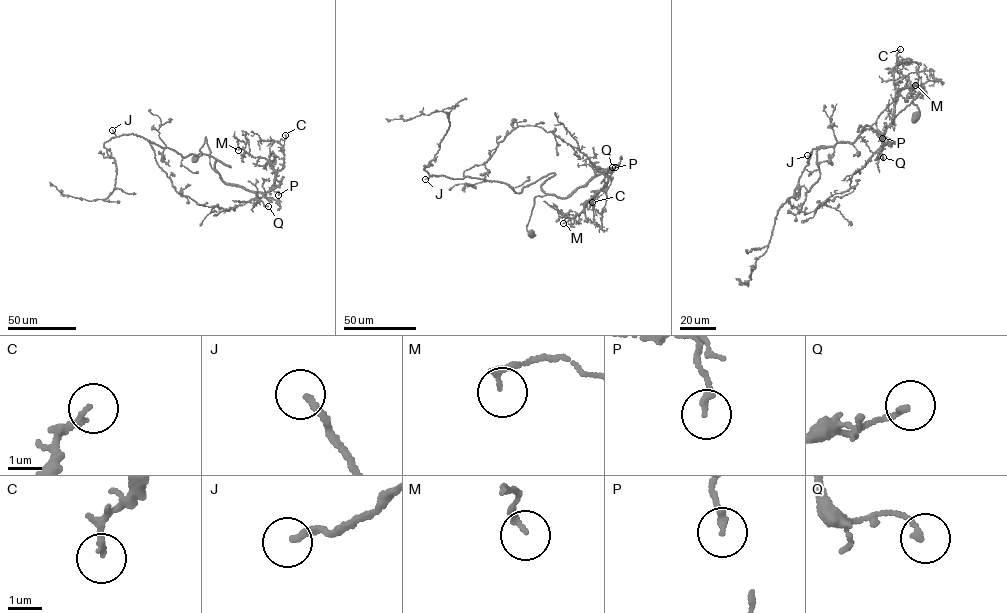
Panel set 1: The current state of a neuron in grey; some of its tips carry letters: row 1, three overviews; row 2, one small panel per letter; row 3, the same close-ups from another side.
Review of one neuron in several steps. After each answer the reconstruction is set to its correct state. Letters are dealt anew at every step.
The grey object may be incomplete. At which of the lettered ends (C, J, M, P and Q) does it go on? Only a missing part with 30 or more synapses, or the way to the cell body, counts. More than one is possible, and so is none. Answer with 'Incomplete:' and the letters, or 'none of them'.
Incomplete: J

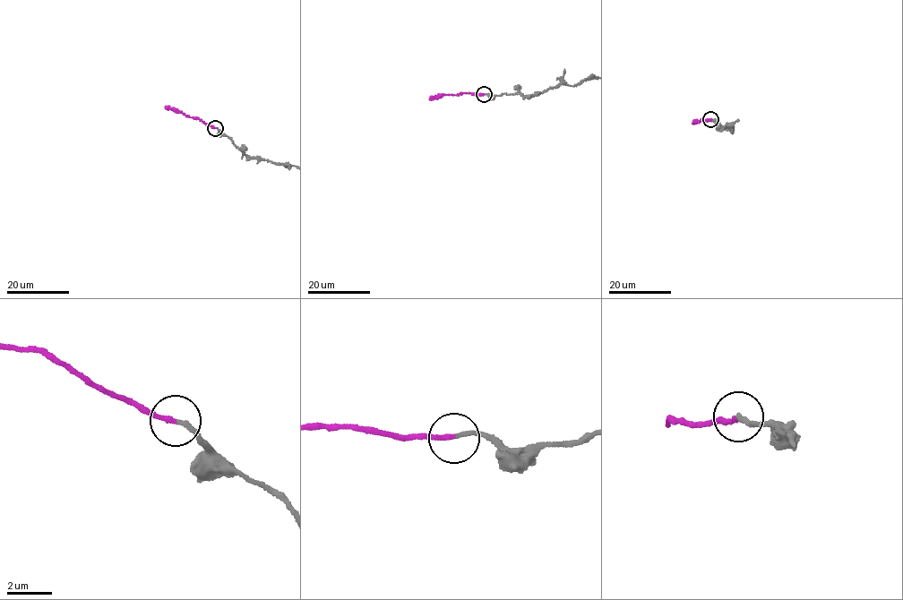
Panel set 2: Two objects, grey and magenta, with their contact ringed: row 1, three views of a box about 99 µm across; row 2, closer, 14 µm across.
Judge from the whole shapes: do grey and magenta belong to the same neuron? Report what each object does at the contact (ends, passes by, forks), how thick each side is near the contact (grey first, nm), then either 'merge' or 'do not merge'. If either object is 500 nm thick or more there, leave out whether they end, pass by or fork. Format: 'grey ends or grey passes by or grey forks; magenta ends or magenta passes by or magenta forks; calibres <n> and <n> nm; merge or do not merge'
grey ends; magenta ends; calibres 190 and 200 nm; merge

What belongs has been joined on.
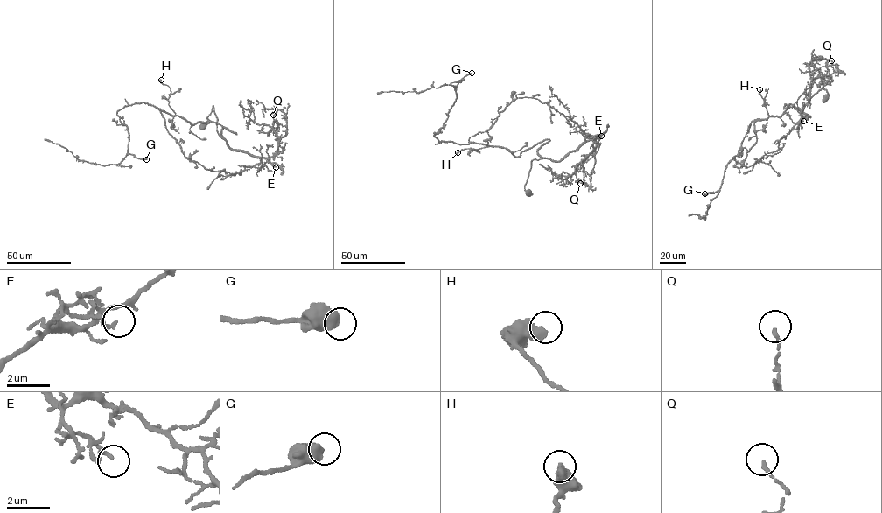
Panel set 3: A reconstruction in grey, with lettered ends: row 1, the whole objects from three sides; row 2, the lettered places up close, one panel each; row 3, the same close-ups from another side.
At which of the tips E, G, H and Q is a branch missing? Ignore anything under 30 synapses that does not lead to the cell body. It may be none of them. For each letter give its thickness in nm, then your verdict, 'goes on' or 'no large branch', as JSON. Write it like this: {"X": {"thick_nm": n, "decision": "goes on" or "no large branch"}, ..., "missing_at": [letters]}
{"E": {"thick_nm": 140, "decision": "no large branch"}, "G": {"thick_nm": 650, "decision": "no large branch"}, "H": {"thick_nm": 460, "decision": "no large branch"}, "Q": {"thick_nm": 140, "decision": "no large branch"}, "missing_at": []}

